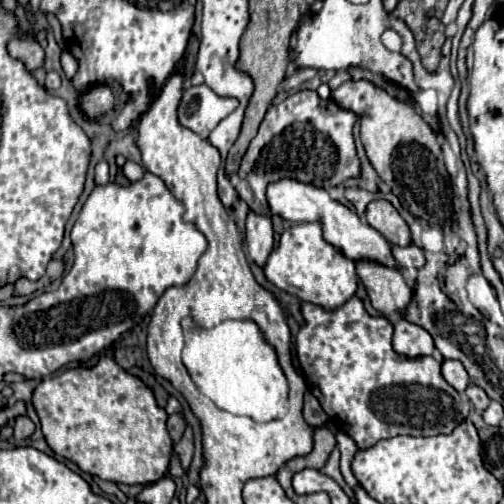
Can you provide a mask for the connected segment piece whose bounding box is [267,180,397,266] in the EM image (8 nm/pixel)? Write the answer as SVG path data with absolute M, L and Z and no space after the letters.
M277 180L267 186L267 202L269 202L271 214L281 216L283 220L289 220L289 222L319 220L323 224L325 238L351 260L379 260L381 264L397 266L395 258L391 256L389 242L375 228L371 228L369 224L363 224L353 210L349 210L341 202L331 200L327 190L323 188L317 188L299 180Z

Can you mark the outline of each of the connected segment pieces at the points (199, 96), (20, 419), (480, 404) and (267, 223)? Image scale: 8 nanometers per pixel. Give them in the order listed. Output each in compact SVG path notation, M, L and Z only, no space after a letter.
M205 84L191 86L183 92L179 102L179 122L201 138L207 138L213 128L237 106L239 102L235 98L223 98Z
M17 416L15 418L15 424L13 426L14 438L23 440L23 438L29 438L33 432L35 432L35 424L27 416Z
M469 384L467 390L465 390L465 394L467 394L467 398L473 402L473 406L475 406L477 412L483 412L483 408L487 408L489 398L487 398L487 394L483 392L483 388L479 388L477 384Z
M249 210L245 240L247 240L247 252L253 258L253 262L257 262L257 266L263 266L273 248L271 216L263 216Z

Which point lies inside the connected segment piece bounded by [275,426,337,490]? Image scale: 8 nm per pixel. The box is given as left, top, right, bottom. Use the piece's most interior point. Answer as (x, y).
(324, 437)

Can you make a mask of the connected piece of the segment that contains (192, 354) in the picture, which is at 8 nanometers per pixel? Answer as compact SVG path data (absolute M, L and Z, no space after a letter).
M193 316L183 320L185 330L185 348L182 362L189 370L199 392L207 396L215 406L237 416L249 416L255 422L269 422L285 416L287 412L287 378L281 370L277 350L263 338L263 332L253 320L223 320L213 328L203 328Z

